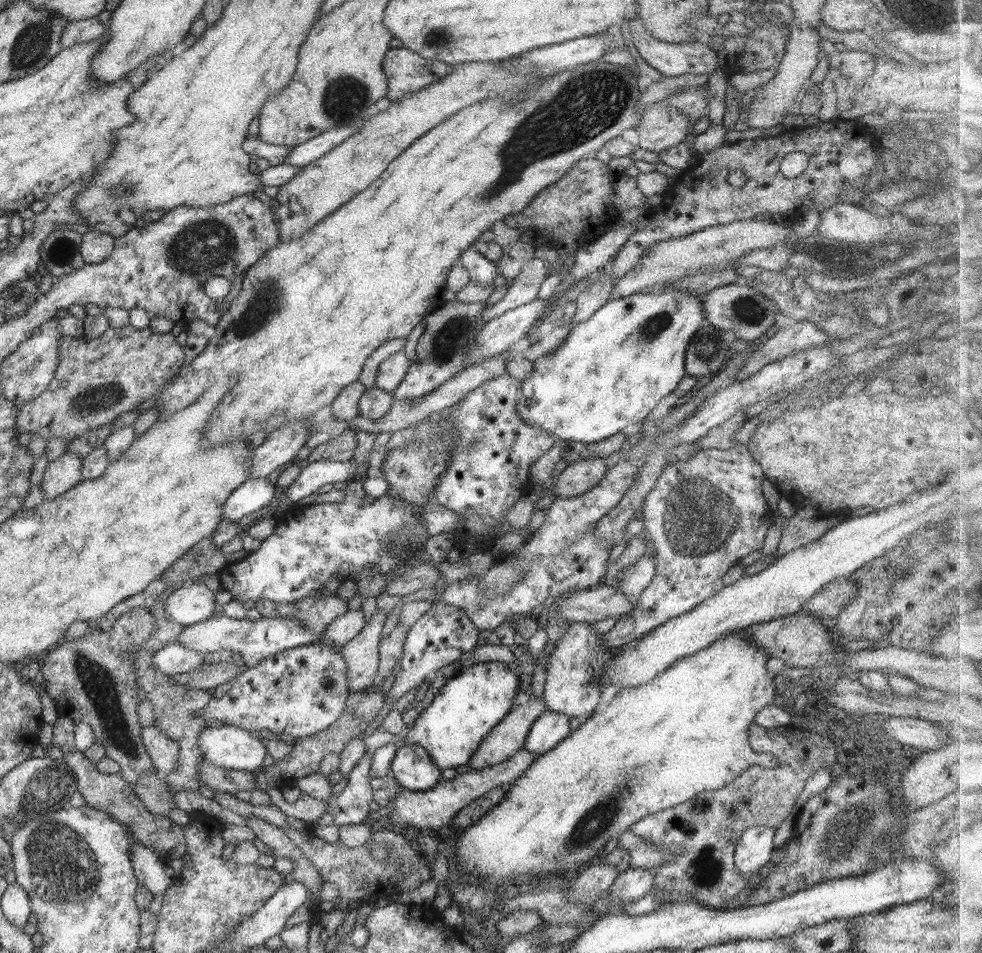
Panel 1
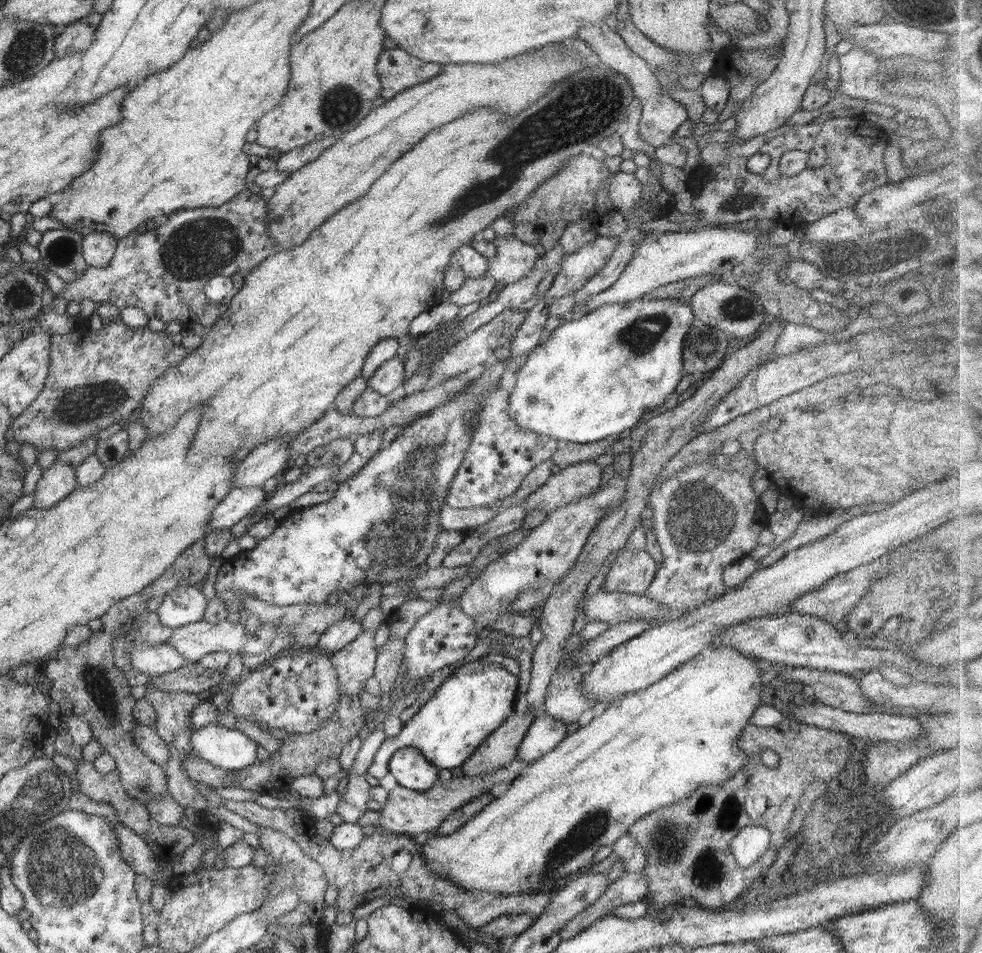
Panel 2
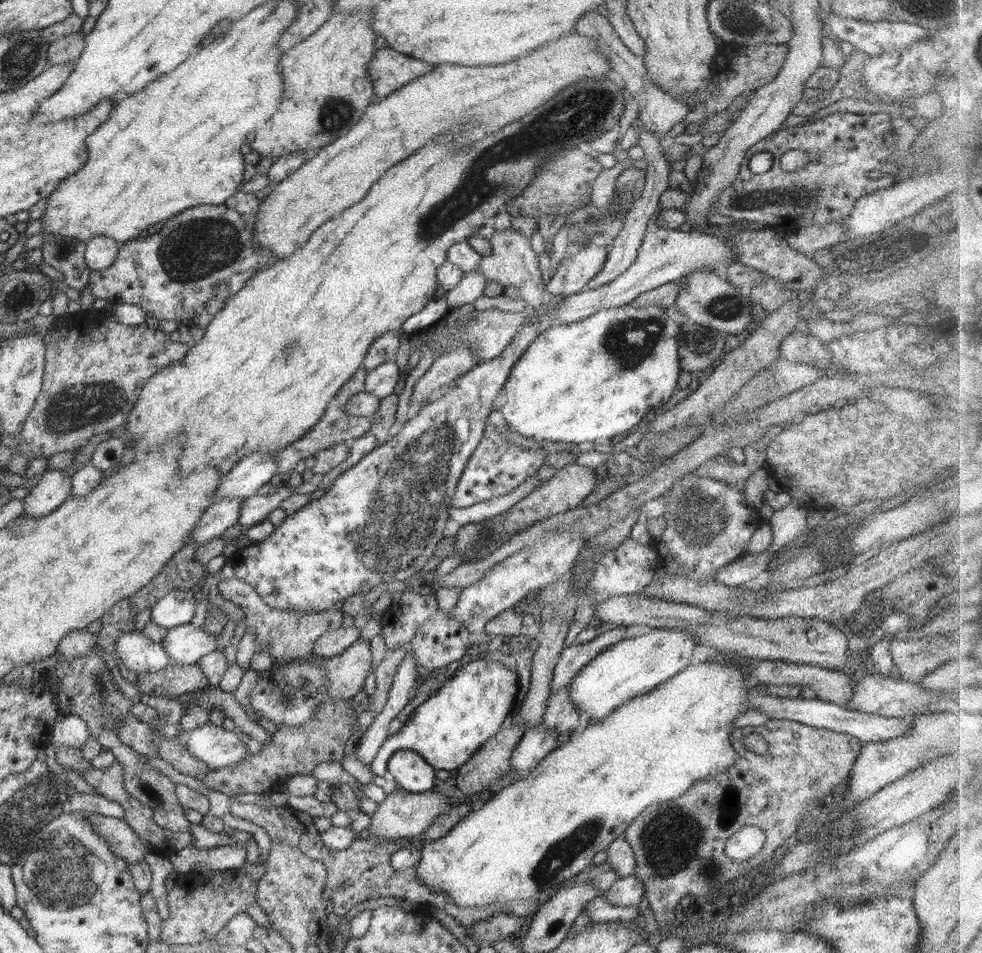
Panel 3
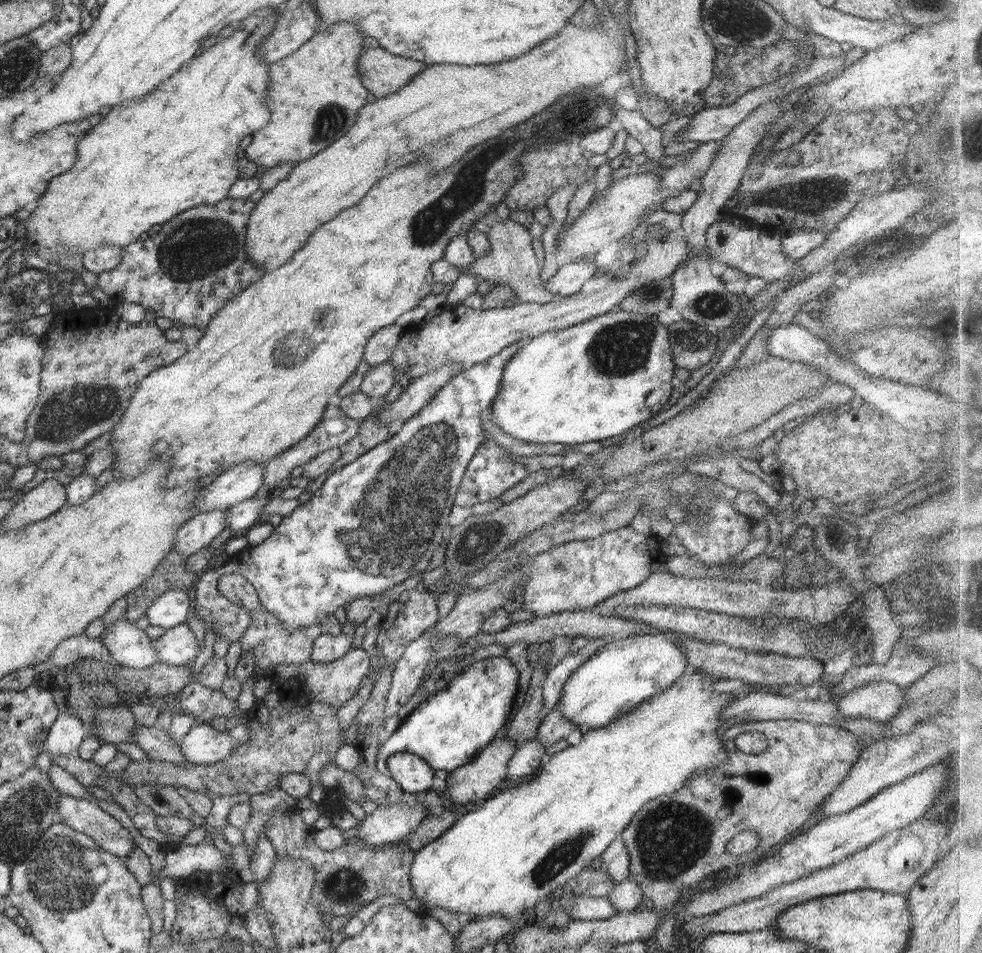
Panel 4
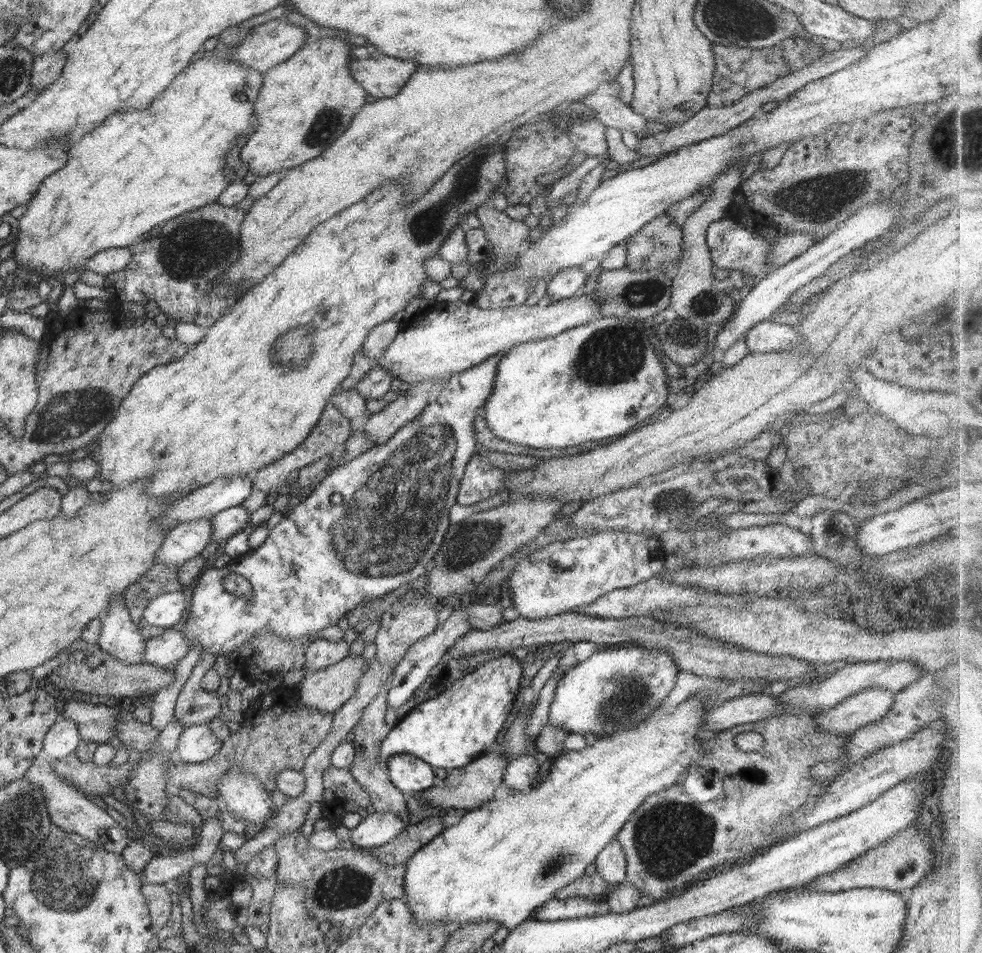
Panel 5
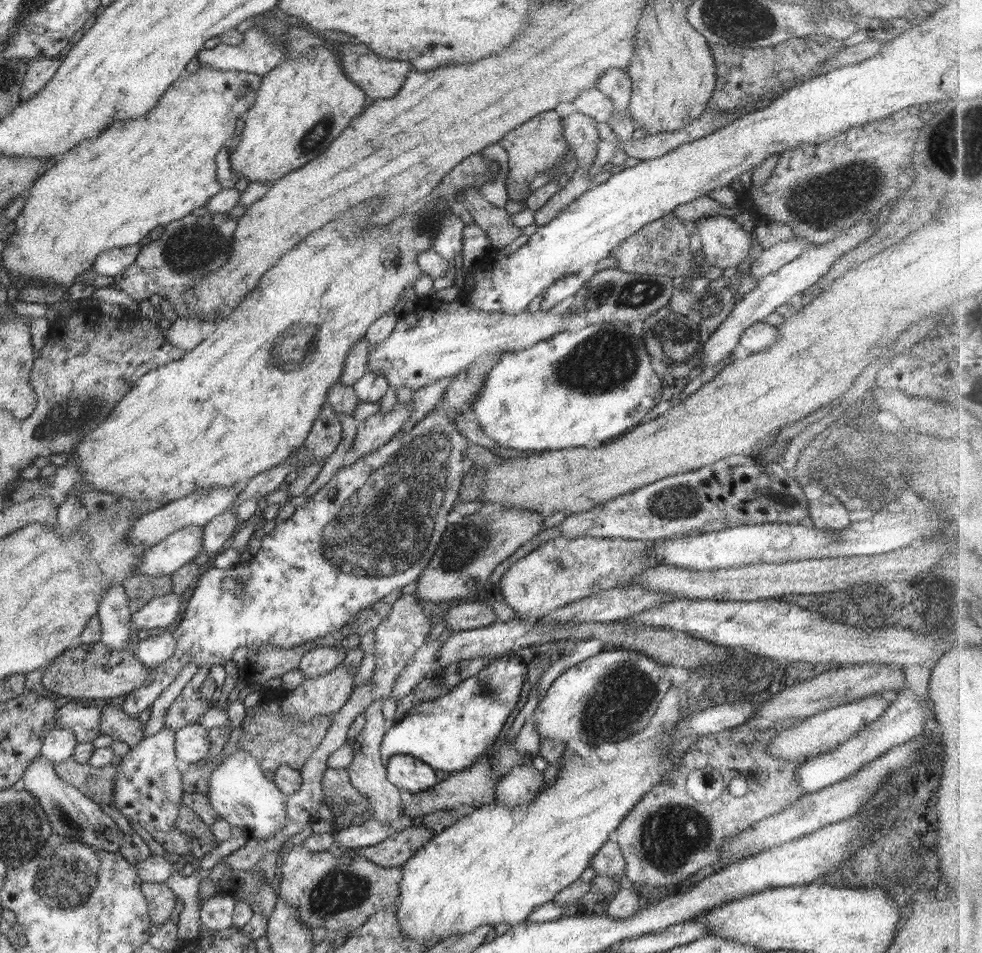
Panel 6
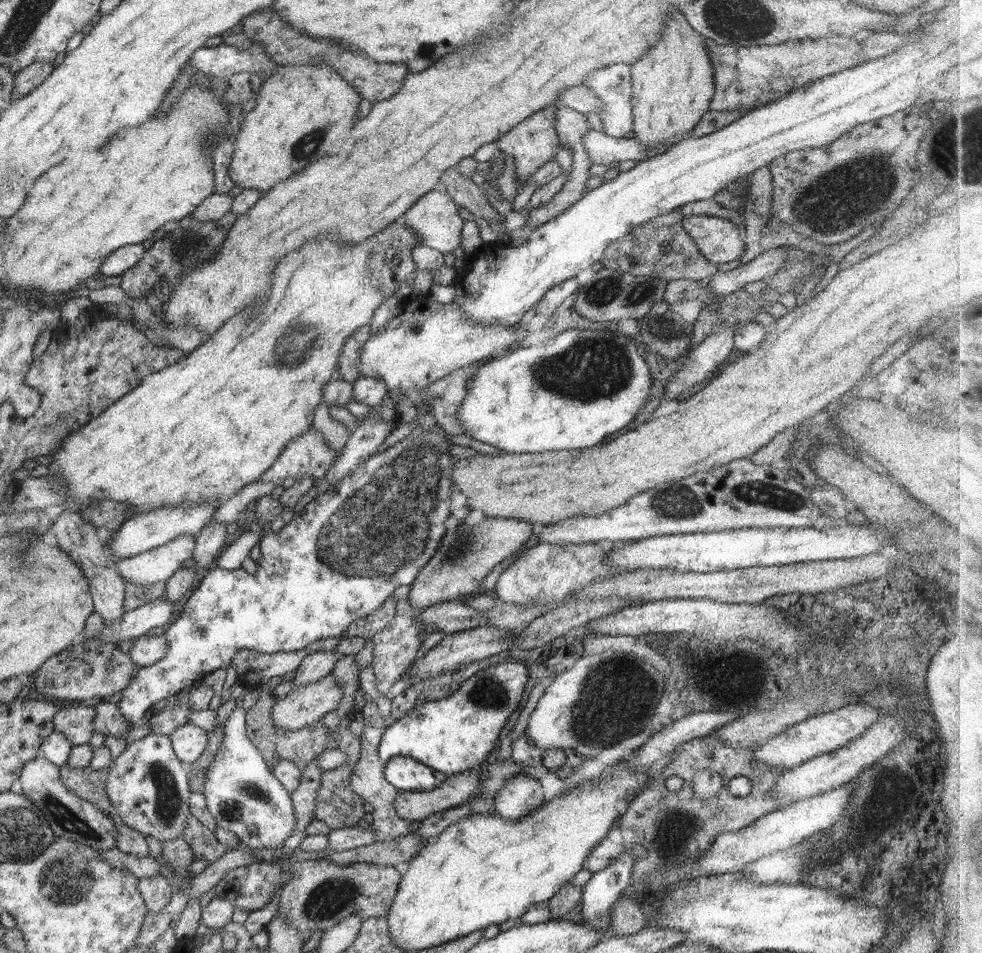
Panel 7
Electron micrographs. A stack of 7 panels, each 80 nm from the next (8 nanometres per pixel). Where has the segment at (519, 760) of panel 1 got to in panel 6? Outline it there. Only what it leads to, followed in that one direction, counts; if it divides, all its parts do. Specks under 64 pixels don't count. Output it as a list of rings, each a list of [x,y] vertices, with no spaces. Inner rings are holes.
[[[371,818],[365,819],[362,826],[350,826],[346,829],[338,829],[333,833],[334,841],[336,841],[335,849],[350,850],[356,848],[364,848],[380,844],[392,834],[388,825],[382,825],[380,821]]]

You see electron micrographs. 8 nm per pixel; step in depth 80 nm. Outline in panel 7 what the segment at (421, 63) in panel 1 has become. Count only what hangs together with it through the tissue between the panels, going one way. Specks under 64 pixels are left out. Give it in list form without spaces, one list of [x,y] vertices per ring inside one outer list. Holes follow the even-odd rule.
[[[271,7],[245,16],[240,23],[246,38],[251,42],[259,42],[263,45],[264,52],[269,54],[276,66],[298,66],[325,62],[342,76],[356,90],[356,93],[362,96],[362,99],[371,103],[392,98],[401,89],[404,77],[409,73],[408,67],[403,62],[376,62],[361,53],[350,50],[346,52],[346,49],[336,42],[314,40],[307,34],[300,34],[299,30],[292,28]]]

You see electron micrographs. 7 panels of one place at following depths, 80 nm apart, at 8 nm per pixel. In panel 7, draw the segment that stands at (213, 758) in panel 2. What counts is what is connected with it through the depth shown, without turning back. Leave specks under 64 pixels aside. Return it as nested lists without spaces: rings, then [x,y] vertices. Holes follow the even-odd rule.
[[[191,722],[175,728],[169,734],[175,755],[185,765],[188,765],[204,752],[208,744],[206,730],[194,725]]]

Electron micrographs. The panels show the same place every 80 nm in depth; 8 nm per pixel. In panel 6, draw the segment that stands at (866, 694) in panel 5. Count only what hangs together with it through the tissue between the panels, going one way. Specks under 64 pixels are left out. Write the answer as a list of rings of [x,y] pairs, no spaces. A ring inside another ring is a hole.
[[[893,693],[870,694],[824,712],[809,716],[800,721],[796,726],[781,732],[777,737],[772,738],[769,742],[767,753],[770,756],[779,756],[783,760],[794,760],[801,756],[816,756],[819,753],[827,753],[835,749],[848,738],[852,738],[859,730],[866,725],[880,718],[880,715],[888,708],[893,697]]]

